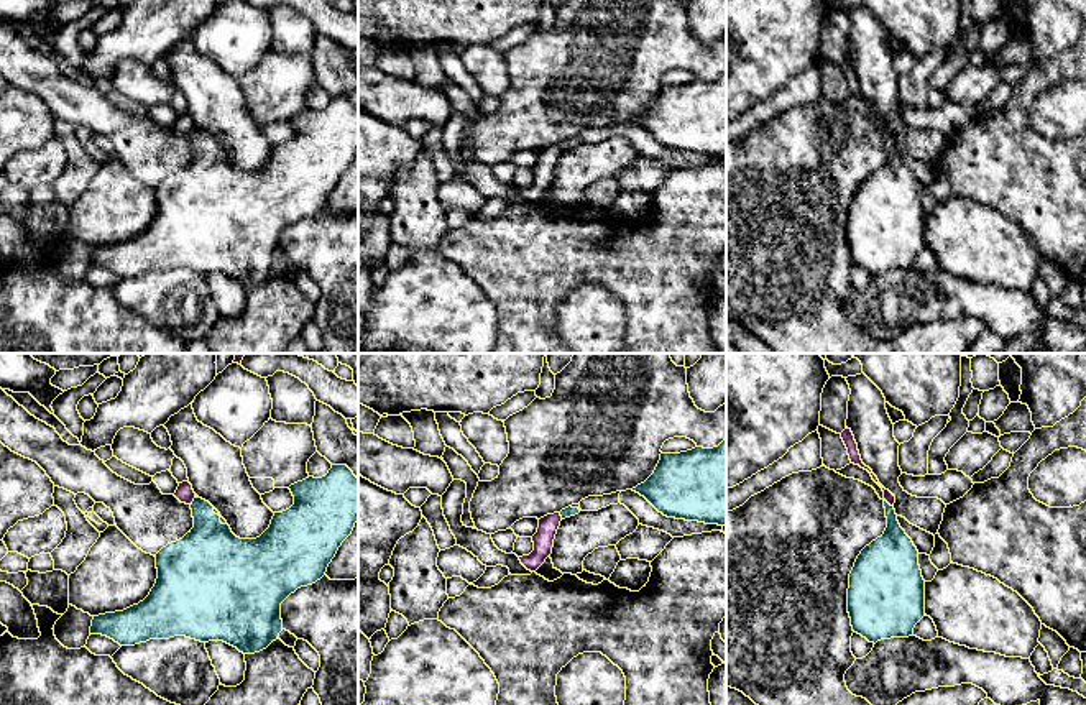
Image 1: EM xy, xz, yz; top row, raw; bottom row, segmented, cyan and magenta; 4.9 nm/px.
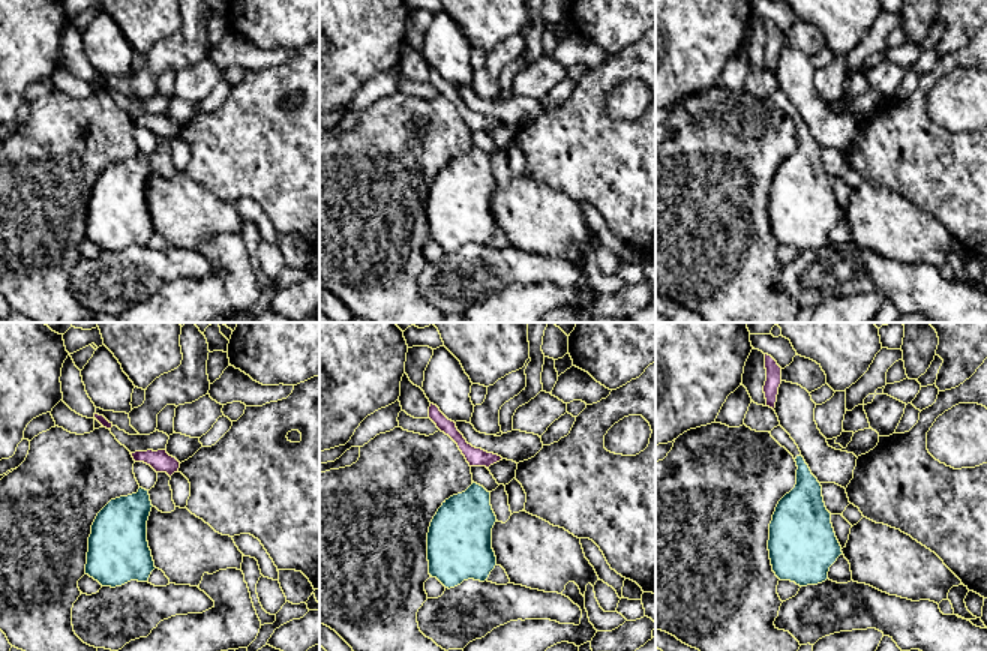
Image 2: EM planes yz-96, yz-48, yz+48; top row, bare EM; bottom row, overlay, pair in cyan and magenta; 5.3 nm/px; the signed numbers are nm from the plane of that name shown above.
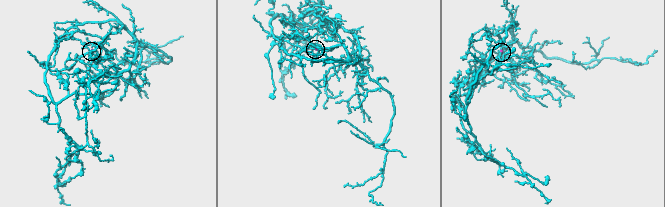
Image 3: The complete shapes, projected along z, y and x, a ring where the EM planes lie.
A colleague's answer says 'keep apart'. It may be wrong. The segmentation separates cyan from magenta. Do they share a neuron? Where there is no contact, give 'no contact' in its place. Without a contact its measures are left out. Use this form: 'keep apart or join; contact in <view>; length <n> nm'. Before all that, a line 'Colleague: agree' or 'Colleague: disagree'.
Colleague: agree
keep apart; contact in yz; length 60 nm

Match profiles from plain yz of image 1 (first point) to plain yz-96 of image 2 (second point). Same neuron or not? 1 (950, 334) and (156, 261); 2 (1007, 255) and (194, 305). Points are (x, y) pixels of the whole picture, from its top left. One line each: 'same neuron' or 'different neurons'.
1: different neurons
2: different neurons

